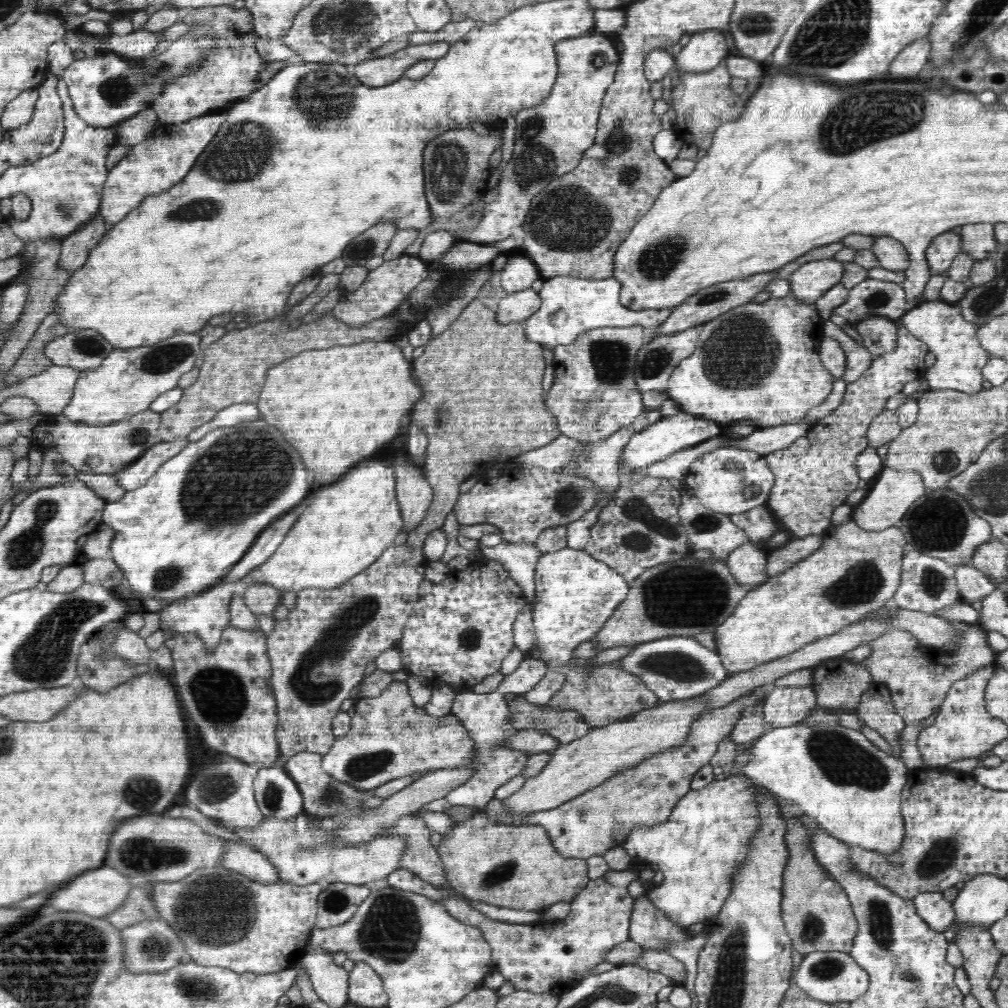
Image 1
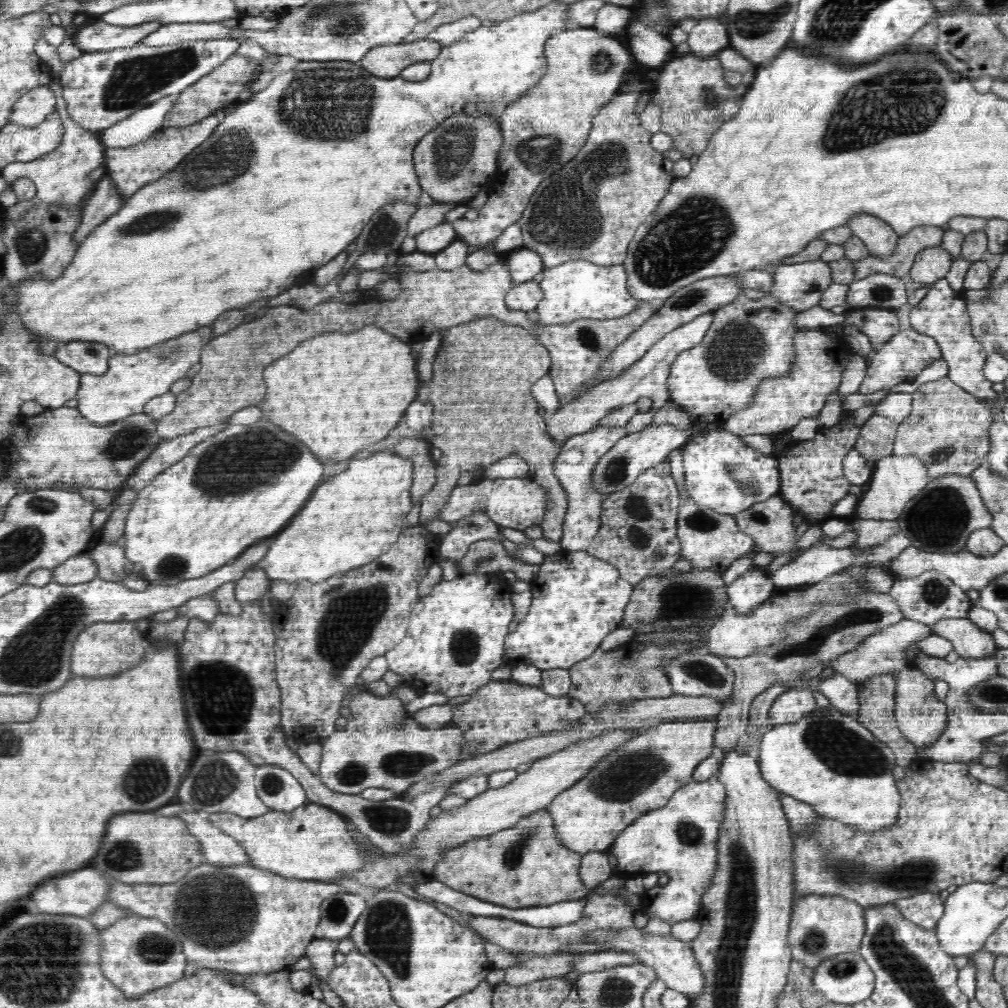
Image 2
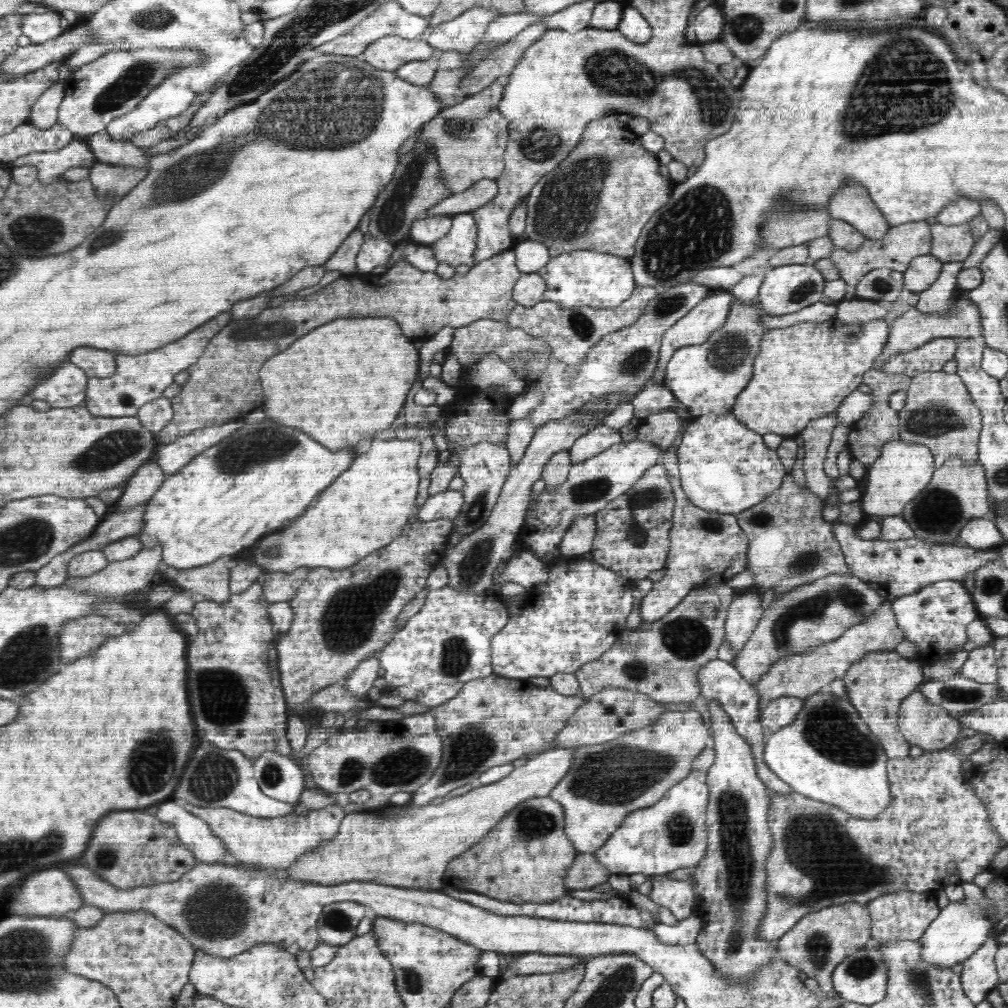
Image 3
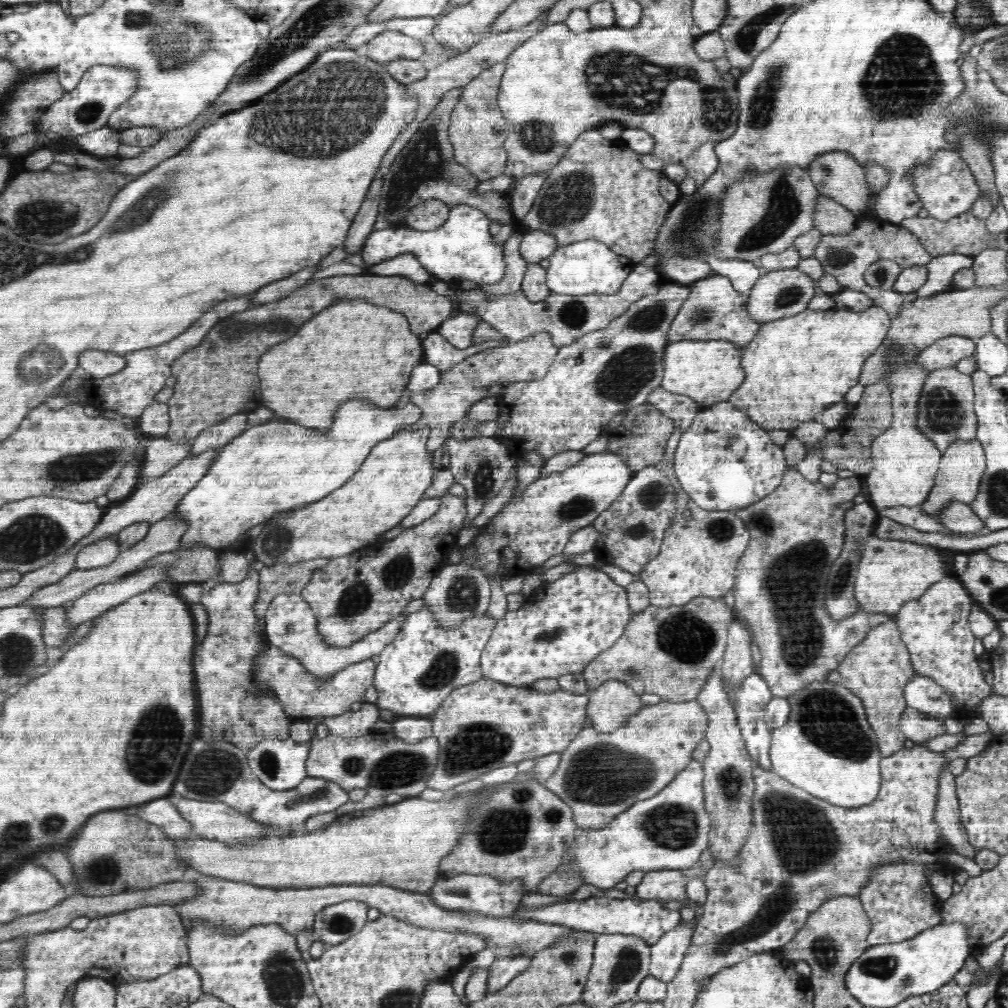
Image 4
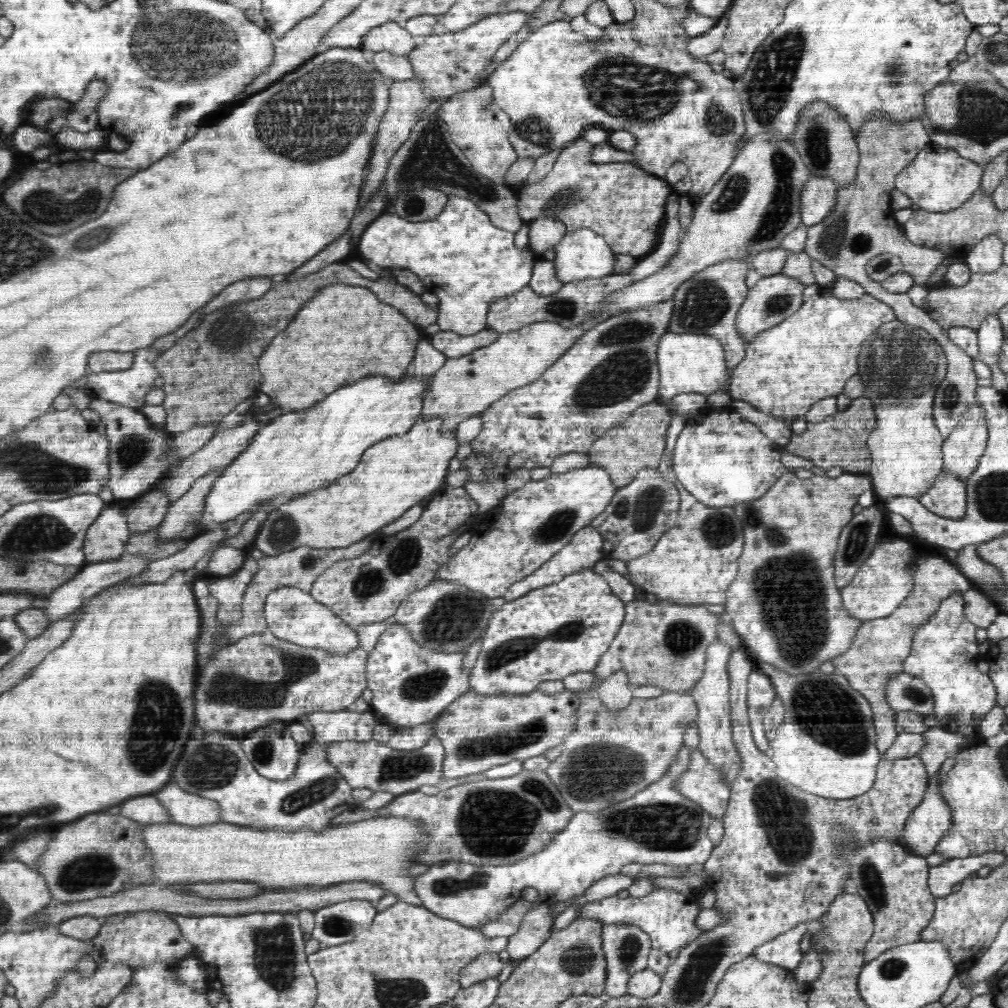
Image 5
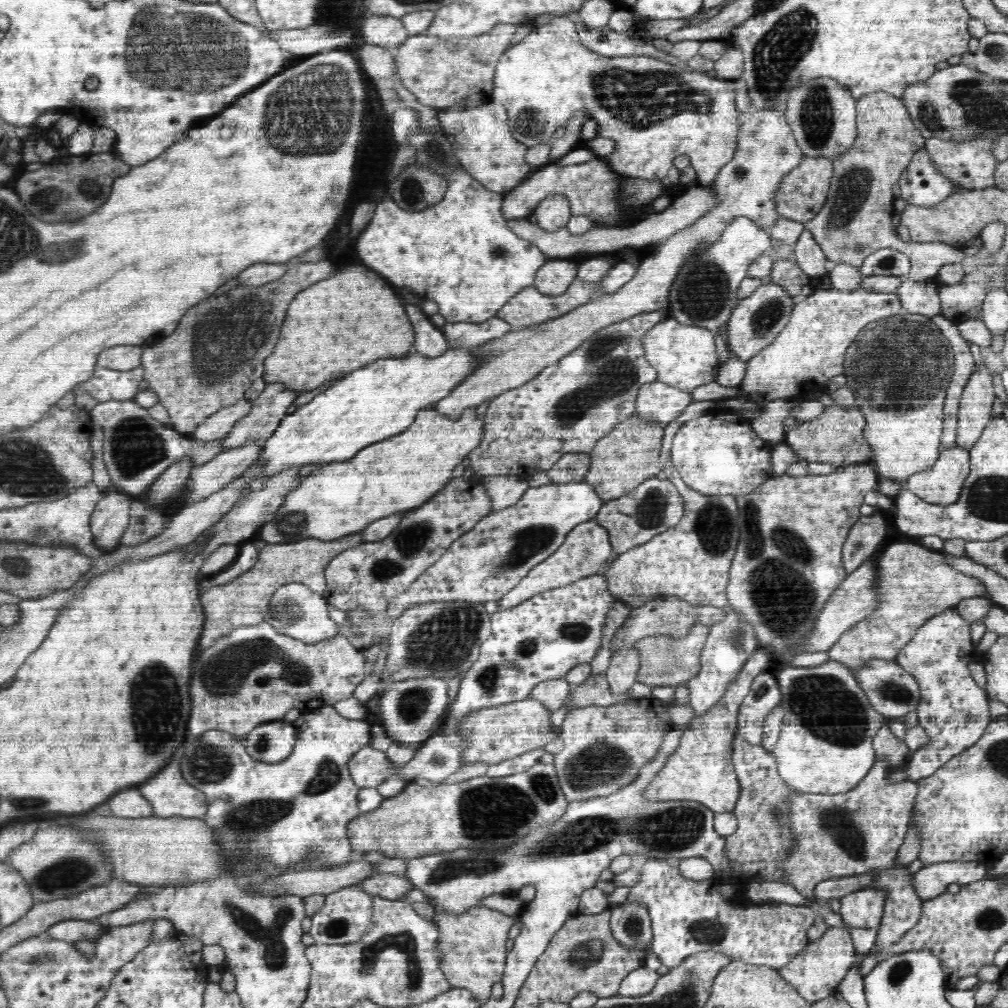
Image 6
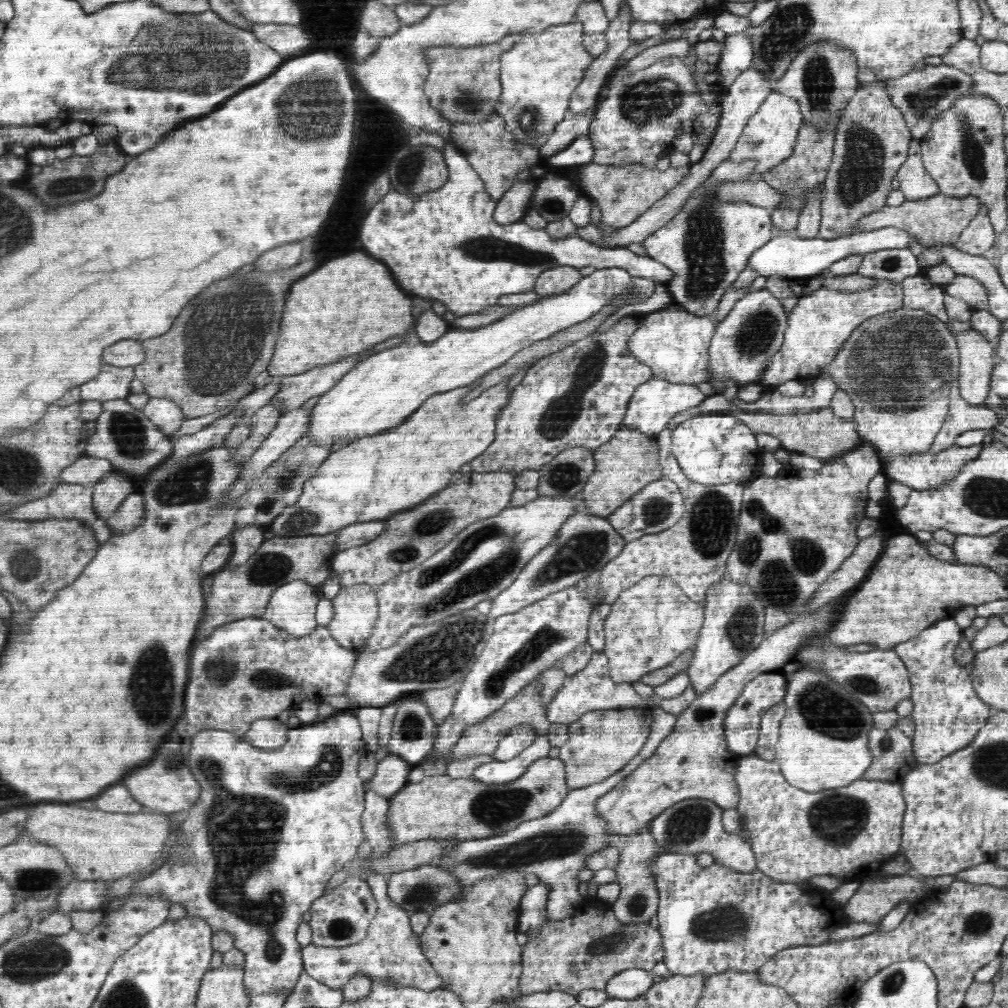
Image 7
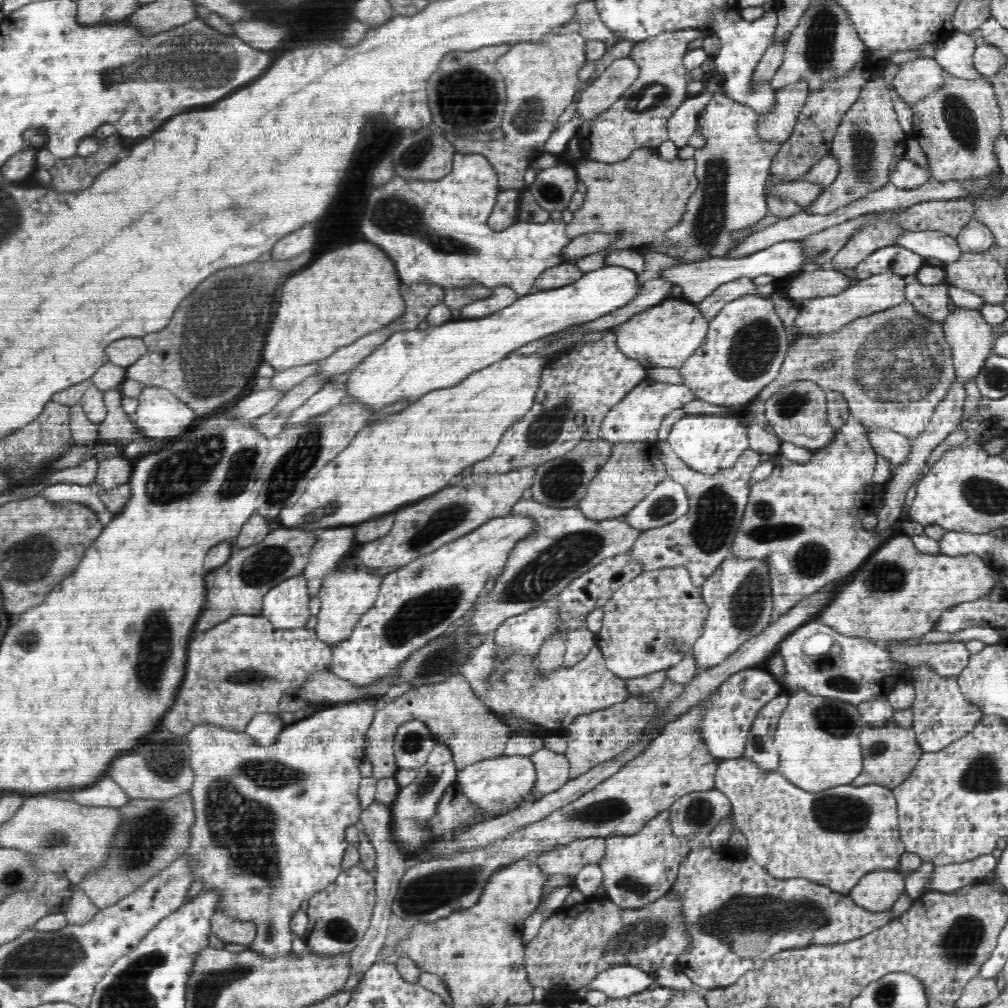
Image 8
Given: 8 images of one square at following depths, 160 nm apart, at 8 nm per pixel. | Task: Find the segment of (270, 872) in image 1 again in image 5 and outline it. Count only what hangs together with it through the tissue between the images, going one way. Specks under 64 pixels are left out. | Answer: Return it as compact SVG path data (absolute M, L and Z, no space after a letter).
M152 795L132 796L120 804L118 814L144 824L170 824L173 822L168 809L160 803L160 799Z

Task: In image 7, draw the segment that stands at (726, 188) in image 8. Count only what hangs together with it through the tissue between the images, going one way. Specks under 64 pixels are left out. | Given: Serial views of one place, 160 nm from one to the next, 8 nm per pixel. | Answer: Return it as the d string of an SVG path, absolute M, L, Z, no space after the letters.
M730 158L722 161L710 174L710 178L700 184L692 196L686 200L682 210L657 232L648 236L642 246L648 252L648 257L664 264L674 273L674 279L665 285L673 298L672 304L696 316L712 317L724 297L729 292L732 284L739 275L748 267L754 251L758 251L773 238L773 224L771 223L771 210L759 205L748 204L747 201L722 201L718 197L720 183L748 182L755 174L755 160L732 161Z

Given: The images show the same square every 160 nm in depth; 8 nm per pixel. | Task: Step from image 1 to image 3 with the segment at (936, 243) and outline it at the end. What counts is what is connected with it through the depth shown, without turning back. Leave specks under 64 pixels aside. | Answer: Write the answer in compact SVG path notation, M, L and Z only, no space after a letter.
M916 256L909 268L903 272L904 289L920 293L934 284L940 277L943 263L934 256Z

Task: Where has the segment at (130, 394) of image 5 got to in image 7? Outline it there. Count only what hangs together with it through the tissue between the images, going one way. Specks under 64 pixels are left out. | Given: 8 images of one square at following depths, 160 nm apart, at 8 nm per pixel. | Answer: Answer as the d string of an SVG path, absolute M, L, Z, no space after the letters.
M103 364L99 376L79 385L81 401L126 399L130 393L130 382L135 379L135 368L118 368Z

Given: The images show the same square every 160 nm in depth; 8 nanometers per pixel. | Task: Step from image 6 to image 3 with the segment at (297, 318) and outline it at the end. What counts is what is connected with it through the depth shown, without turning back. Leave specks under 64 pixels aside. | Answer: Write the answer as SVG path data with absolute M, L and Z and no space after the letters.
M390 316L372 318L336 318L306 336L295 340L288 350L268 358L260 370L264 400L260 408L284 426L300 428L328 450L356 446L366 436L374 436L393 426L402 410L412 384L420 370L420 355L413 340L403 335L399 324Z

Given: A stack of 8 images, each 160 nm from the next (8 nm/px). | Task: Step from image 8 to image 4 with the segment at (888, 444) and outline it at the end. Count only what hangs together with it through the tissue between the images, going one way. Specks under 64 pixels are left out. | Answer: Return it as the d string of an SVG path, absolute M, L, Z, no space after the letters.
M950 502L944 513L938 516L938 520L950 531L971 534L971 536L982 536L986 530L984 521L980 520L968 504L961 502Z

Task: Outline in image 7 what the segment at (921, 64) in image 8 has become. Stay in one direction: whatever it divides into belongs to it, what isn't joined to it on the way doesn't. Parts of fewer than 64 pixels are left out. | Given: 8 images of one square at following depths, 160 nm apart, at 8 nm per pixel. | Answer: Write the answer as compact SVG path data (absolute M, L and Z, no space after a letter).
M944 62L938 66L928 65L922 70L908 72L896 80L886 82L885 85L892 97L892 102L898 110L902 111L914 139L924 138L928 134L932 122L936 120L936 116L940 116L940 112L946 112L952 108L954 100L960 100L960 96L975 92L970 75Z

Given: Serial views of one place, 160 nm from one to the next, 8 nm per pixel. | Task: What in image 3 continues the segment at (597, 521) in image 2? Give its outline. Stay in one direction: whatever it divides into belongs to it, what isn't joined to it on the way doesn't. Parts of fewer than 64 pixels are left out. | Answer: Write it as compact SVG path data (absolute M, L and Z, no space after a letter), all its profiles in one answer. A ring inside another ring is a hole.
M606 423L586 432L584 436L576 439L576 442L567 450L571 463L580 464L603 450L620 444L622 436L620 431L608 428ZM578 516L562 537L557 554L572 558L587 554L595 542L597 524L595 516Z

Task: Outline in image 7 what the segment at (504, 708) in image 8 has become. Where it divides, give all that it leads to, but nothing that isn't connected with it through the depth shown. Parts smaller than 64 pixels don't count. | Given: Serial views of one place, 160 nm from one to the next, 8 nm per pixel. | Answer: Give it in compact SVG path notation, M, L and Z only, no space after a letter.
M596 651L588 664L586 664L586 668L581 669L576 674L572 674L572 676L565 677L564 684L556 692L556 696L548 702L546 716L548 716L547 720L550 723L569 726L571 723L577 722L584 713L619 708L654 708L659 701L656 696L651 698L642 697L636 693L632 683L622 682L622 684L616 684L609 675L608 657L604 652L598 653Z

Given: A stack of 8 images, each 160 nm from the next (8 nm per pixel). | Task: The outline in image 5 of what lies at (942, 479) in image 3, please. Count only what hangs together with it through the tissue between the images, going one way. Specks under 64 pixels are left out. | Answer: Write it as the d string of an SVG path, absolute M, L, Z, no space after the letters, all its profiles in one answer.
M977 402L966 410L952 430L952 434L942 445L943 470L951 472L962 482L967 482L976 470L984 450L986 450L988 431L986 428L985 412Z

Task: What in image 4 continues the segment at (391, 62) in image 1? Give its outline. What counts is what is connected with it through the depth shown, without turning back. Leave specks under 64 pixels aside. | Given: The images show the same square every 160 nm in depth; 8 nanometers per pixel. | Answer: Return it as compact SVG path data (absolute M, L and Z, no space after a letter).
M388 30L366 42L360 51L368 58L385 64L398 58L420 60L427 49L412 37L398 31Z

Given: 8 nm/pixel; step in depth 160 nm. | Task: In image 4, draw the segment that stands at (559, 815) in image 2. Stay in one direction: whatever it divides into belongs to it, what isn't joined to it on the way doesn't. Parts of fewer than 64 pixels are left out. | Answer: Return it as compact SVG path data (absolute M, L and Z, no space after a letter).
M662 699L656 705L644 705L621 728L607 734L594 730L592 721L587 720L585 728L561 754L556 772L544 786L572 809L578 829L604 828L638 800L648 800L667 788L690 764L698 744L705 740L708 724L708 716L697 699L680 702Z

